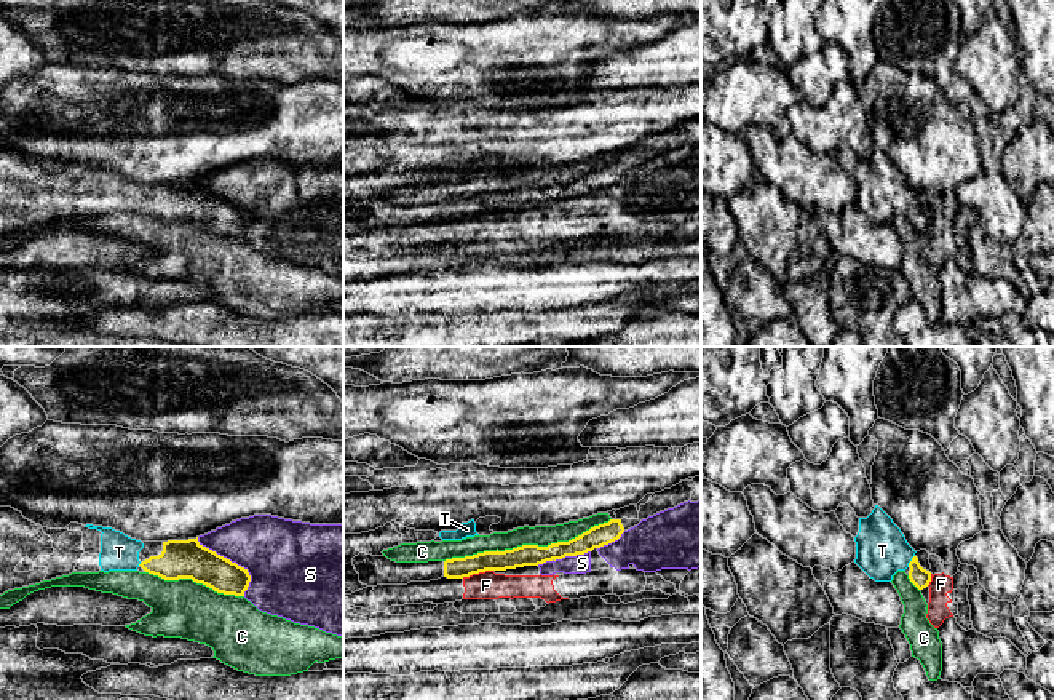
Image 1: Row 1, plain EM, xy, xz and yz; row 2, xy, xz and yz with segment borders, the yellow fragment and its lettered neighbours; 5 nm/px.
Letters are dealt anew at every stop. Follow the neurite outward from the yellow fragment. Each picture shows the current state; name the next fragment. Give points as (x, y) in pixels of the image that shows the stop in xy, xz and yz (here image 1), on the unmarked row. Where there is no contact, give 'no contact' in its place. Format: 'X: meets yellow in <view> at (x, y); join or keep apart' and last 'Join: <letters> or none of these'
C: meets yellow in xz at (527, 187); keep apart
F: meets yellow in xz at (476, 214); keep apart
S: meets yellow in xy at (233, 205); keep apart
T: meets yellow in yz at (911, 203); join
Join: T

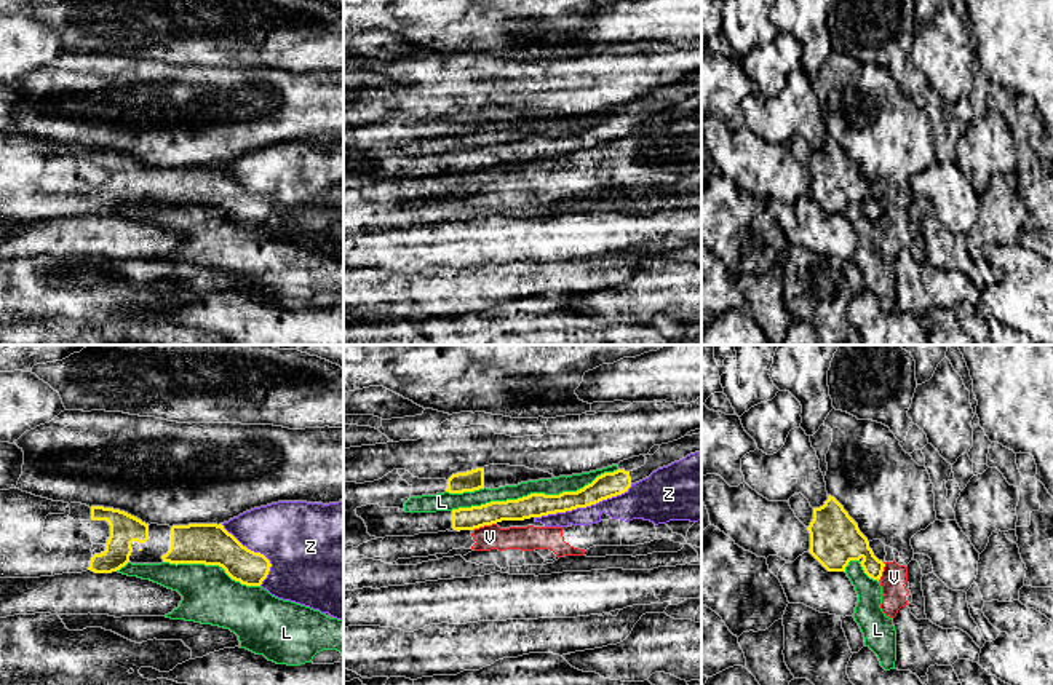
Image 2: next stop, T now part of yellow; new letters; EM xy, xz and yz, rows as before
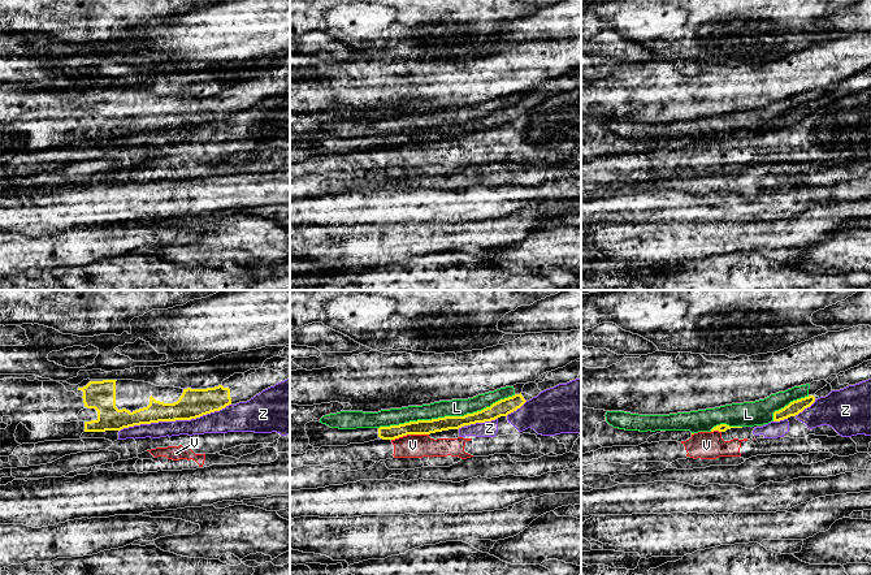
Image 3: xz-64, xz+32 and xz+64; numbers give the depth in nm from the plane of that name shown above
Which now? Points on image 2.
L: meets yellow in xz at (534, 136); keep apart
V: meets yellow in xz at (484, 166); keep apart
Z: meets yellow in xz at (584, 149); keep apart
Join: none of these

